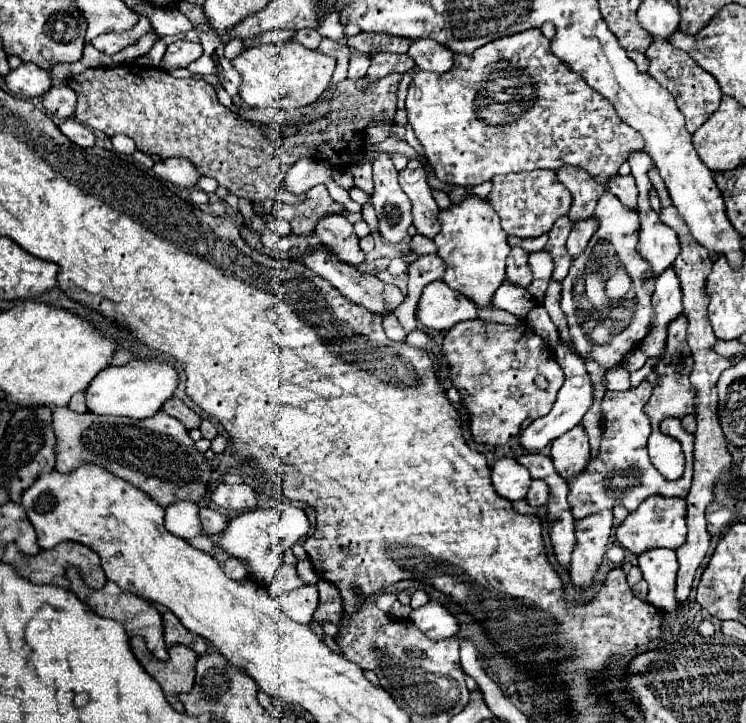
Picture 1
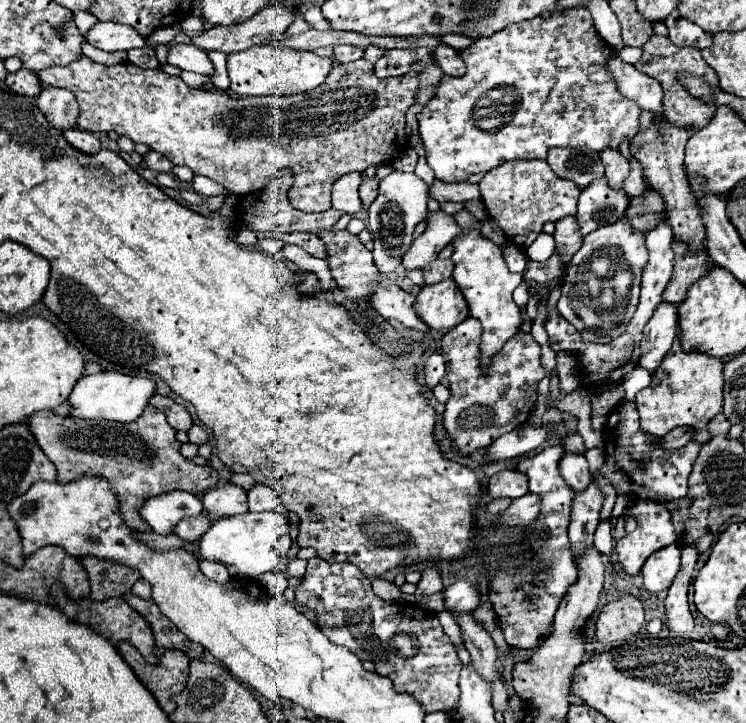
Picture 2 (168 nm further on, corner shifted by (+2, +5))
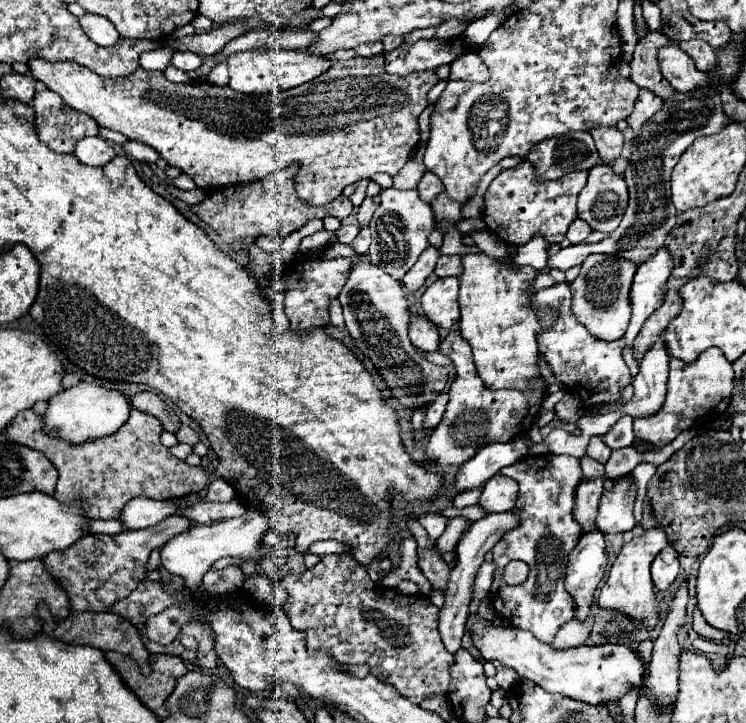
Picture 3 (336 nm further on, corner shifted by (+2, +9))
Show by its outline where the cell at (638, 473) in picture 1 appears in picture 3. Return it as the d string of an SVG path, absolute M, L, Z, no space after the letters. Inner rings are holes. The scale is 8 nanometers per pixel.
M591 526L591 530L585 530L579 536L577 546L569 552L569 566L565 576L565 588L577 604L577 618L585 618L589 614L593 592L599 588L605 566L607 552L603 532L597 526Z

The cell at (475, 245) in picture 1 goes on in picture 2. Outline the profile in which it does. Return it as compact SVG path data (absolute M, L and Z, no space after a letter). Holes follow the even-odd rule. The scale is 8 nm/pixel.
M463 230L463 236L459 236L459 240L455 240L453 246L455 246L455 252L451 256L451 260L455 262L453 280L457 282L459 290L463 292L469 304L469 316L477 318L483 326L479 362L481 362L481 370L485 372L491 364L491 358L503 348L507 340L511 340L511 336L519 334L521 330L523 318L511 294L523 282L523 272L519 274L509 272L501 248L491 240L483 238L477 230Z

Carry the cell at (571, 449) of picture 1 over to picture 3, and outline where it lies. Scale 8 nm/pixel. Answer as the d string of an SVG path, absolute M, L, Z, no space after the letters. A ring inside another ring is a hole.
M581 480L577 484L577 496L575 496L575 520L579 520L581 528L591 528L597 516L597 506L603 492L603 480Z

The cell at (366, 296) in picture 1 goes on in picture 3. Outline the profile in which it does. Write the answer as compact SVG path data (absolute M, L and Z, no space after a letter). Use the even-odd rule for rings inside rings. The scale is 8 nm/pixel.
M411 314L409 322L409 338L411 344L423 352L439 350L439 330L431 320L425 320L421 314Z

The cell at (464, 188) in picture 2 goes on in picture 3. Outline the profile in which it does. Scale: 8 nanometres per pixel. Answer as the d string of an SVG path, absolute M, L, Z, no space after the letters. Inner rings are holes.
M425 172L423 178L421 178L419 184L417 184L417 190L419 190L421 200L425 200L425 202L433 202L433 200L437 198L437 194L441 194L445 188L443 188L443 182L441 182L435 174Z

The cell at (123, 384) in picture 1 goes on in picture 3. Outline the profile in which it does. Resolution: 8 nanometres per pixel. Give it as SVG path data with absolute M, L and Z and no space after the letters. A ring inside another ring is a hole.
M79 382L63 390L59 396L55 396L49 402L49 408L43 418L45 418L47 432L71 444L79 444L83 440L91 440L95 436L109 436L111 432L119 430L127 422L129 410L131 410L131 400L121 390Z

